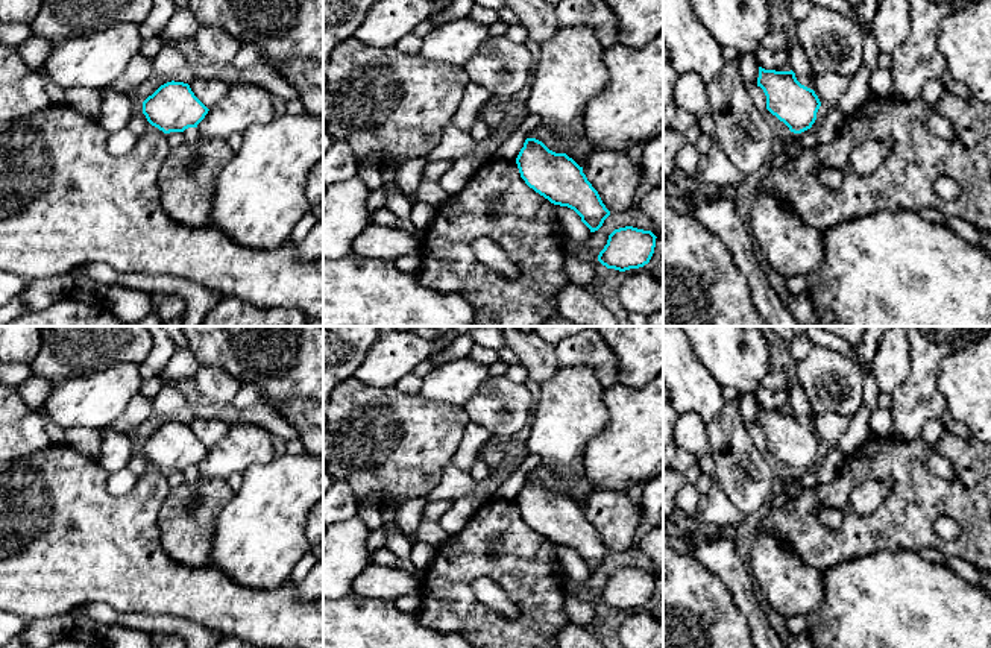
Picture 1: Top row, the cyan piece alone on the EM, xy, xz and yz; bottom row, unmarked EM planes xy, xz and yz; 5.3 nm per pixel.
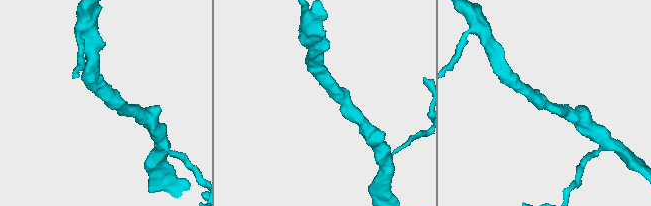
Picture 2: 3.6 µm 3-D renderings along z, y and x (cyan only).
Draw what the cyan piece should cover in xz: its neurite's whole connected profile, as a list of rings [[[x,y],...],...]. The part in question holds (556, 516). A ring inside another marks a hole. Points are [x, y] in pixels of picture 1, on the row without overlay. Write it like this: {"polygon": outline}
{"polygon": [[[527,478],[516,504],[530,528],[554,545],[574,549],[590,572],[598,571],[610,555],[583,507],[566,493],[555,493],[542,481]]]}

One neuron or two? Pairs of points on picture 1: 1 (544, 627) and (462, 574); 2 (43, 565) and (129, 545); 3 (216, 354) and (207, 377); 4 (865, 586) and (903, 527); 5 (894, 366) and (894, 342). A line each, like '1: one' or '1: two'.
1: one
2: one
3: two
4: two
5: one

